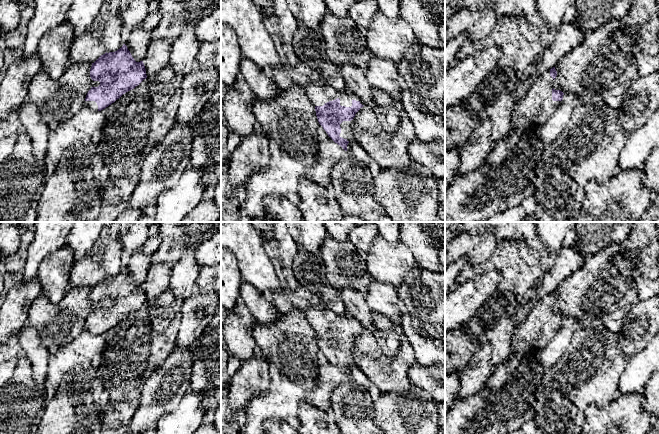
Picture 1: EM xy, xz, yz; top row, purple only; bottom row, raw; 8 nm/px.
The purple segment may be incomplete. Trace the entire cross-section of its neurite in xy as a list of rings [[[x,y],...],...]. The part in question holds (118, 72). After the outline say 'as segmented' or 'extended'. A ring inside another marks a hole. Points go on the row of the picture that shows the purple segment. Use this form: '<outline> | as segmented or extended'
[[[127,46],[101,55],[90,69],[93,85],[85,103],[93,111],[101,111],[147,78],[143,61],[136,62]]] | extended

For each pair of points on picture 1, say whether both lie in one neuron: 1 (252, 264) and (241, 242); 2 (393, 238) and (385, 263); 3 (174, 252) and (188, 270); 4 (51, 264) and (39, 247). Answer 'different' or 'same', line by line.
1: same
2: different
3: different
4: different

